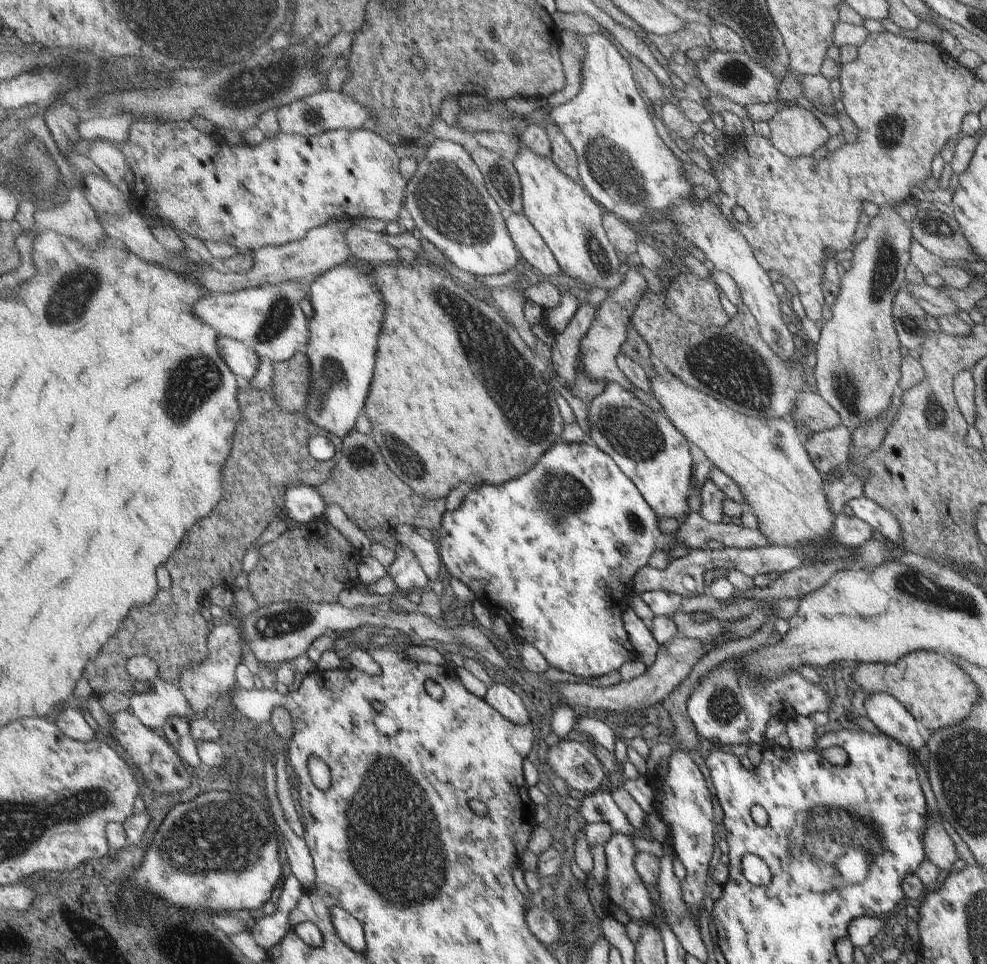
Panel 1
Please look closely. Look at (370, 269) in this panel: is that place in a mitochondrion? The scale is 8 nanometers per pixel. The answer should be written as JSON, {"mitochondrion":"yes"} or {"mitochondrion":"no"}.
{"mitochondrion":"no"}

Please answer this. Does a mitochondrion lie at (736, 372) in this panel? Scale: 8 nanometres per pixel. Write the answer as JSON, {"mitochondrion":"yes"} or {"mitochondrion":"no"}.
{"mitochondrion":"yes"}

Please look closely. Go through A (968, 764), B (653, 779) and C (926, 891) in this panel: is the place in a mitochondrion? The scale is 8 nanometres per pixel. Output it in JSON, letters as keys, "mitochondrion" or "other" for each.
{"A":"mitochondrion","B":"other","C":"other"}

